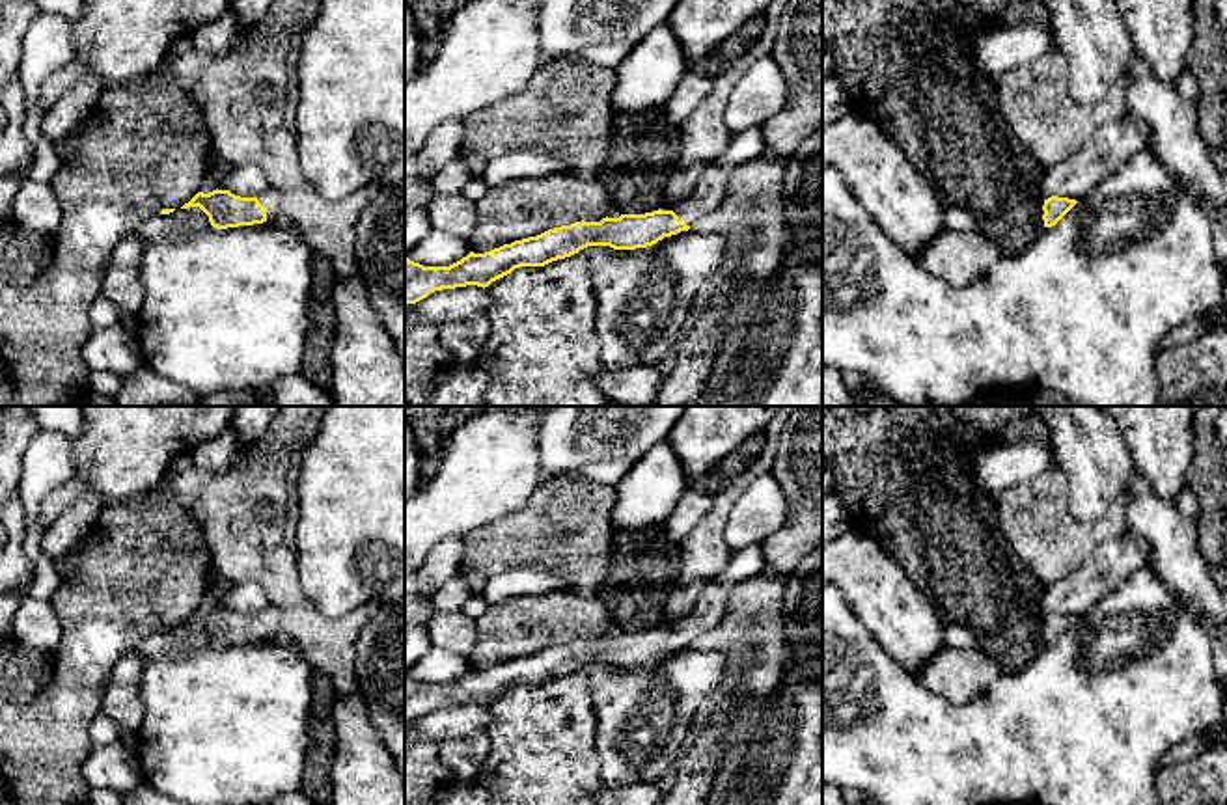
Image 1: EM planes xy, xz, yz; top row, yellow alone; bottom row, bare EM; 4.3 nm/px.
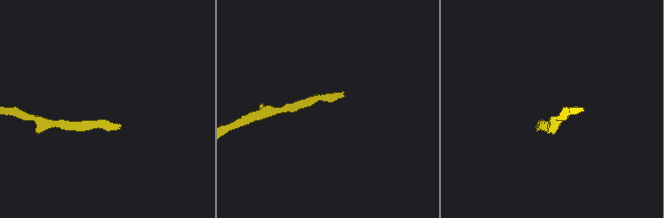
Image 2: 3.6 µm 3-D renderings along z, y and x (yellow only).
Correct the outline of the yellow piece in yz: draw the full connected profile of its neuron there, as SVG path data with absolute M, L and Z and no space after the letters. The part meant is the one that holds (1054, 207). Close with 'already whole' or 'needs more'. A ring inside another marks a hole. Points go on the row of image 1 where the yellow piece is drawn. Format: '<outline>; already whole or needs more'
M1057 196L1044 199L1042 205L1044 227L1055 225L1076 203L1078 203L1076 199L1057 198Z; already whole

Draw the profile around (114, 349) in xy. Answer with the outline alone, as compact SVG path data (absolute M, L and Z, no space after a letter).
M119 322L93 330L80 354L90 371L108 371L119 376L145 363L136 332Z

